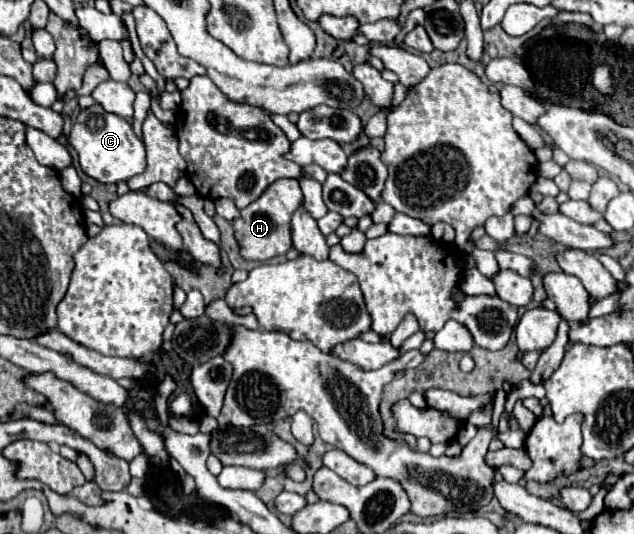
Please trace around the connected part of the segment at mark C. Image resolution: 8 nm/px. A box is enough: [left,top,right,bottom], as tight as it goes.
[67,103,145,183]

